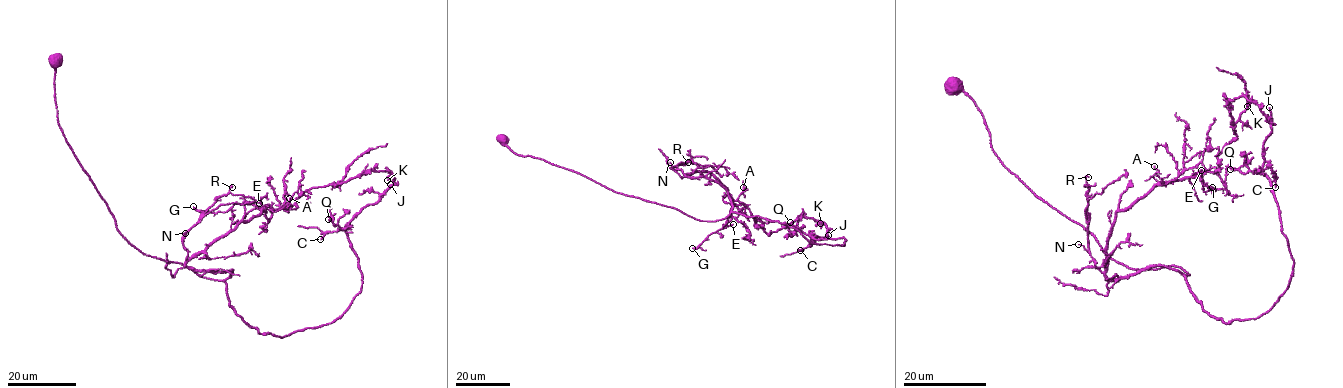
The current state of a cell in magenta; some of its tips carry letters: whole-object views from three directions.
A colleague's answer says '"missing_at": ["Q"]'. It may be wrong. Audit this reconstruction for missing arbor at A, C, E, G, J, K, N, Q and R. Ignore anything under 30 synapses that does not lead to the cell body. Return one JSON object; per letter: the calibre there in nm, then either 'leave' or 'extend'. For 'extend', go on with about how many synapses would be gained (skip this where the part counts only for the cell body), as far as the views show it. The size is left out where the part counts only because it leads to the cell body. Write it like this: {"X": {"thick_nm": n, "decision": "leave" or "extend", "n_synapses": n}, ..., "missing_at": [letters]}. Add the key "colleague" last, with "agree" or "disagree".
{"A": {"thick_nm": 130, "decision": "leave"}, "C": {"thick_nm": 220, "decision": "leave"}, "E": {"thick_nm": 120, "decision": "leave"}, "G": {"thick_nm": 150, "decision": "leave"}, "J": {"thick_nm": 130, "decision": "leave"}, "K": {"thick_nm": 120, "decision": "leave"}, "N": {"thick_nm": 110, "decision": "leave"}, "Q": {"thick_nm": 150, "decision": "extend", "n_synapses": 35}, "R": {"thick_nm": 120, "decision": "leave"}, "missing_at": ["Q"], "colleague": "agree"}

